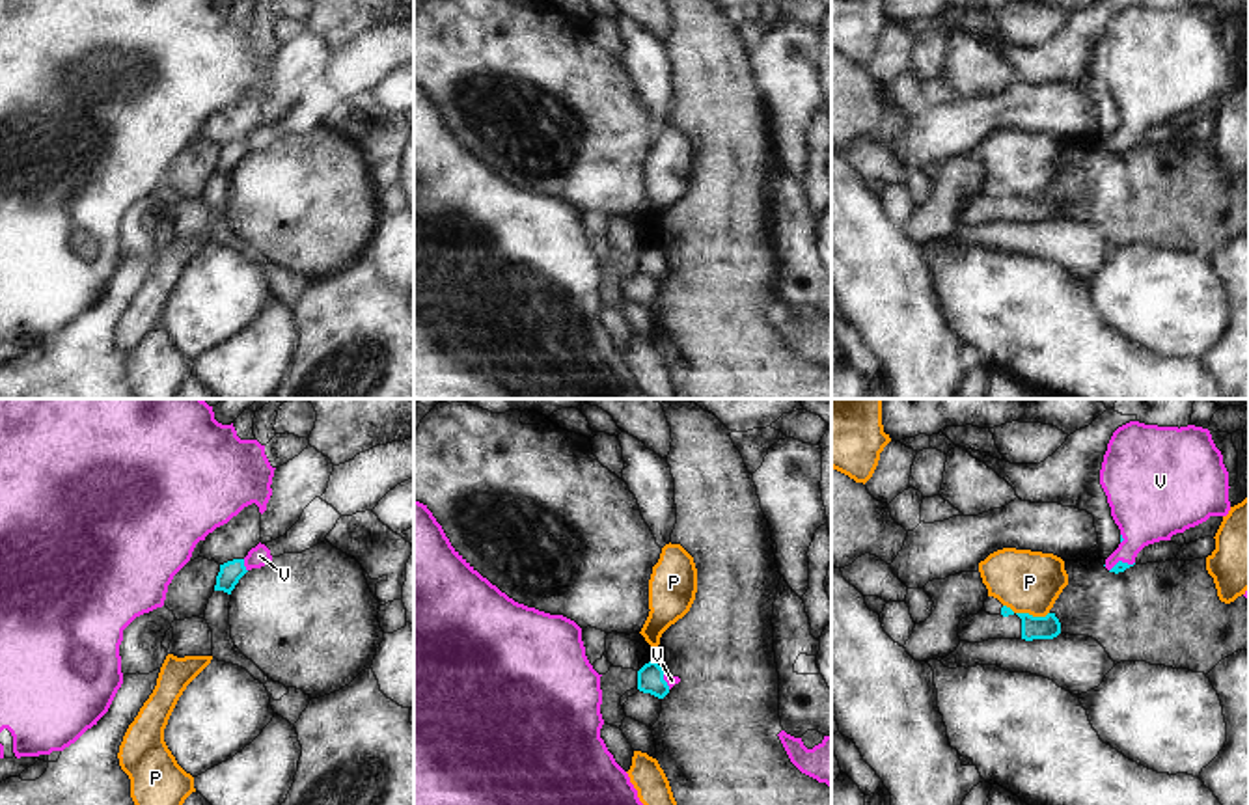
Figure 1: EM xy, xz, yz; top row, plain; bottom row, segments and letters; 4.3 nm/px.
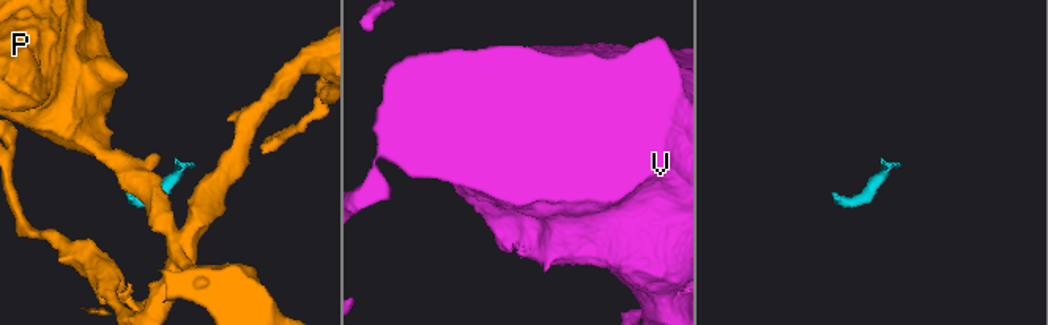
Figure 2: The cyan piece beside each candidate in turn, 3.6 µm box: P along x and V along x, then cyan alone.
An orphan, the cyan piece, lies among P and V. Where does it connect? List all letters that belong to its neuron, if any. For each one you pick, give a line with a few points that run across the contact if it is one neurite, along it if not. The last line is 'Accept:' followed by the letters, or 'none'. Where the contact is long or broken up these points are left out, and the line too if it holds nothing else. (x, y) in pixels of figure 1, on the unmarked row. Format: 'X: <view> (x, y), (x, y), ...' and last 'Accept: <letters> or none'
V: xy (230, 155), (243, 148), (260, 138)
Accept: V

